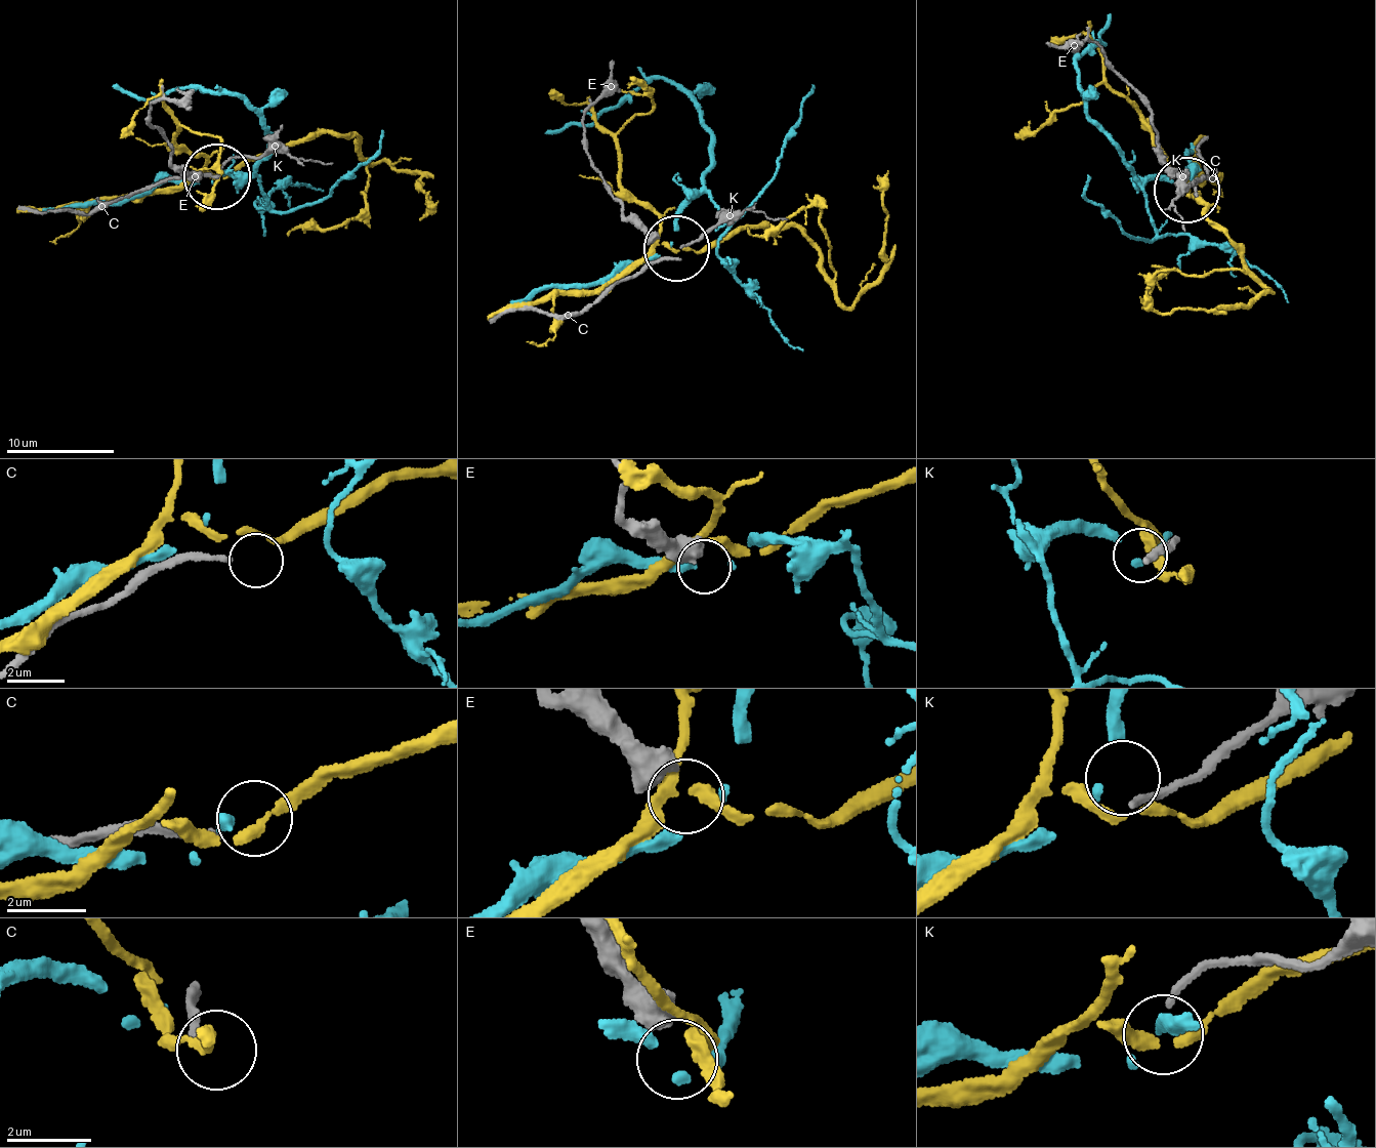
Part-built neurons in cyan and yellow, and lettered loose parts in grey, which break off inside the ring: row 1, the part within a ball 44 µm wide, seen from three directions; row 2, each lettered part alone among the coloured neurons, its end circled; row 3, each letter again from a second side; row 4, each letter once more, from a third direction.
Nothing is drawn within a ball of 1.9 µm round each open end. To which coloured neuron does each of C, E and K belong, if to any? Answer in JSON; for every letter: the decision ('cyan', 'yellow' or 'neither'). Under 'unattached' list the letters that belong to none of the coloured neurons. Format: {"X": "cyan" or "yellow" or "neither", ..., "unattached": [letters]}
{"C": "neither", "E": "neither", "K": "cyan", "unattached": ["C", "E"]}

